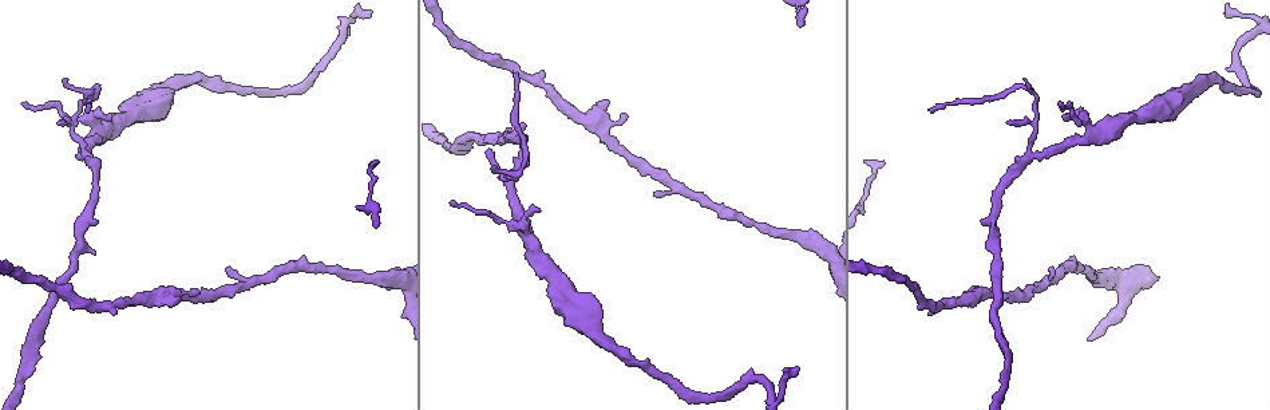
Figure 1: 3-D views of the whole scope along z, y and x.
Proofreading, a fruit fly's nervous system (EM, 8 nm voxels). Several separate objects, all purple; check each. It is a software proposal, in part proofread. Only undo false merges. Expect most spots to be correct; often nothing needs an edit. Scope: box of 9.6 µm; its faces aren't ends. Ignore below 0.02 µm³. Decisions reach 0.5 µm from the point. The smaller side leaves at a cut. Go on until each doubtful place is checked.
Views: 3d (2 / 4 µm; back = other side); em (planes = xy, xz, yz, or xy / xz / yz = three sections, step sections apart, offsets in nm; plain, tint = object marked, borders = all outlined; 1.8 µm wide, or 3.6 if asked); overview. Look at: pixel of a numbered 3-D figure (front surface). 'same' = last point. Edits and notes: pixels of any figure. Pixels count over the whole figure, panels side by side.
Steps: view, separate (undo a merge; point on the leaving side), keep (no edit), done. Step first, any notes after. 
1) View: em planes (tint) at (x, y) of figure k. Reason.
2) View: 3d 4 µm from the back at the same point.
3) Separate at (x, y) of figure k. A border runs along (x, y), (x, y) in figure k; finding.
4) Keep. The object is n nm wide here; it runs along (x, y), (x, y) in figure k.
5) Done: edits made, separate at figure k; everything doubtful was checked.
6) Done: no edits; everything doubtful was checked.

View: em xz step 4 (tint) at (1030, 157) of figure 1. Three arms meet.

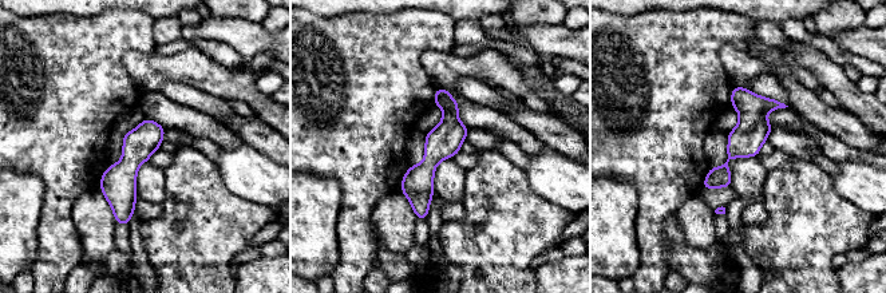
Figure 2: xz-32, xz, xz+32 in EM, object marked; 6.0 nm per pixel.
View: em planes (borders) at the same point.

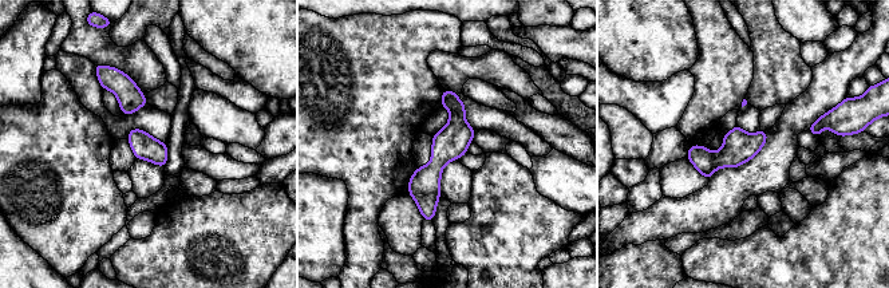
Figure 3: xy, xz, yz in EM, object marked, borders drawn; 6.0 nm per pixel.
Keep. One neuron here.

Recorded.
View: em yz step 4 (tint) at (100, 137) of figure 1. Sudden change in width.

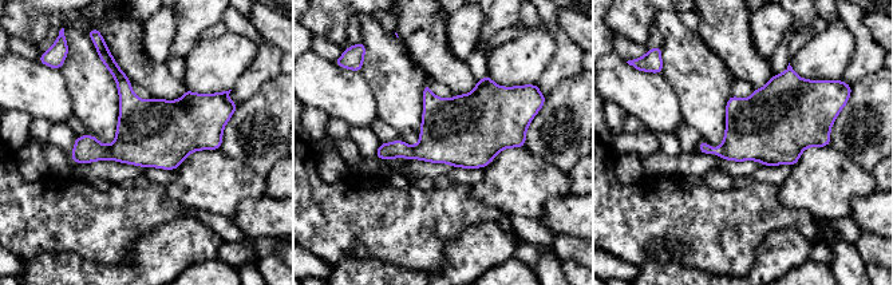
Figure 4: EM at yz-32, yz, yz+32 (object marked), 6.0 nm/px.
View: em planes (tint) at the same point.

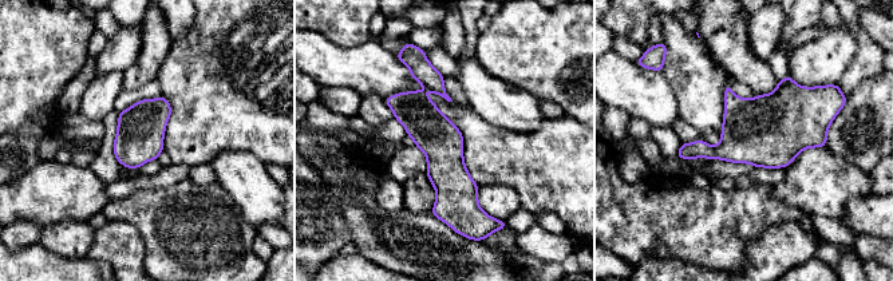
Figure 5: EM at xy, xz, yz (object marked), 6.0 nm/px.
Keep. It runs along (425, 63), (451, 221) in figure 5; all the same neuron.

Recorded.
View: 3d 4 µm at (596, 123) of figure 1. A fork.

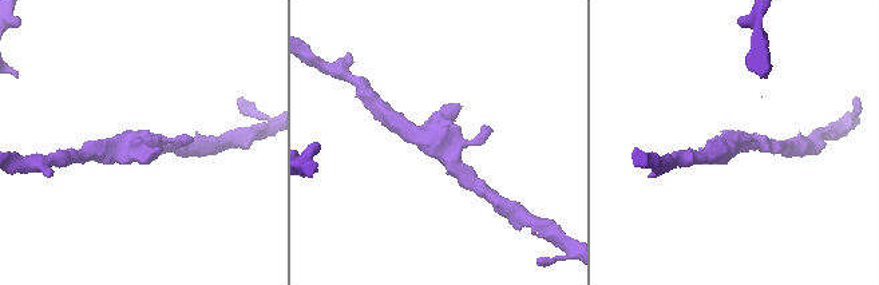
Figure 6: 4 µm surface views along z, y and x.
View: em planes (plain) at (139, 141) of figure 6.

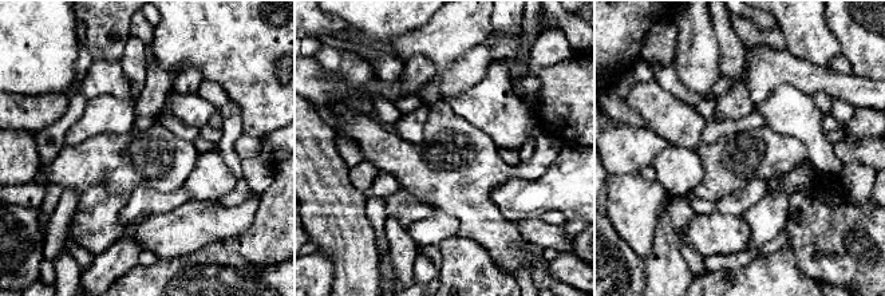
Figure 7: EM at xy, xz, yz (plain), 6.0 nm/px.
View: em planes (borders) at the same point.

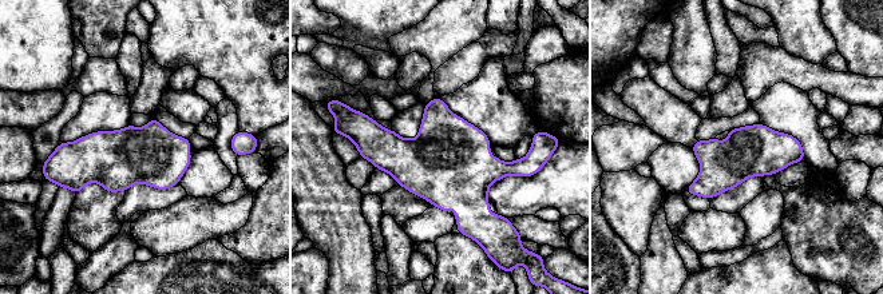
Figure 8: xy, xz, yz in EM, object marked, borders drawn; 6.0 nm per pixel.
Keep. All the same neuron.

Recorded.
Done: no edits; everything doubtful was checked.

